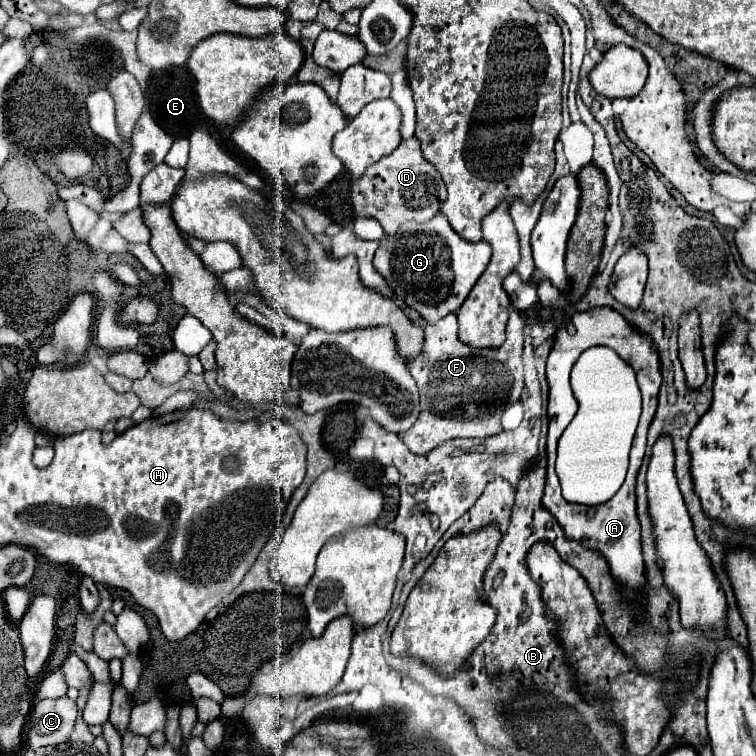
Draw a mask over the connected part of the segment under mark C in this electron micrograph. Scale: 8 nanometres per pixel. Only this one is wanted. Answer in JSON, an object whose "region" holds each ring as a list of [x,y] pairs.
{"region":[[[68,697],[54,699],[54,701],[38,701],[32,705],[28,715],[26,739],[22,747],[26,749],[40,749],[48,745],[60,745],[70,741],[70,733],[76,721],[76,703]]]}

